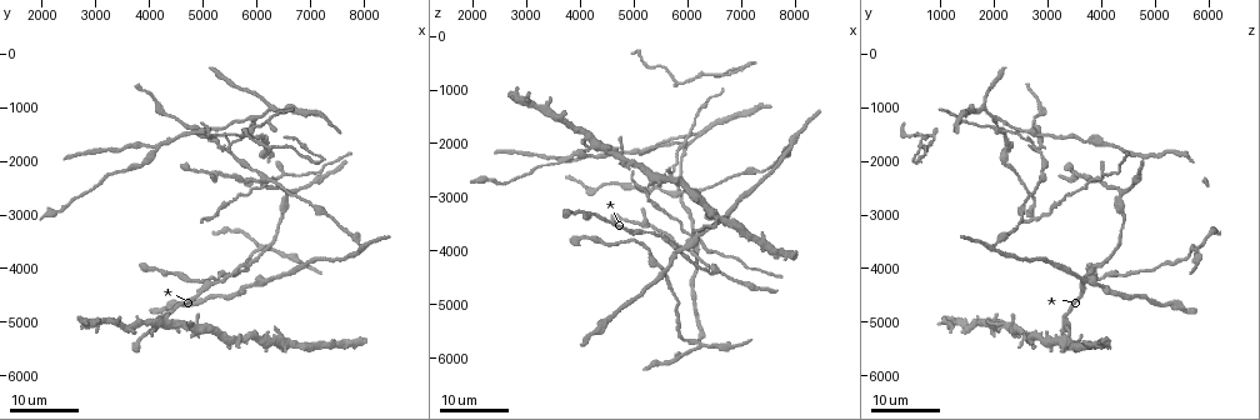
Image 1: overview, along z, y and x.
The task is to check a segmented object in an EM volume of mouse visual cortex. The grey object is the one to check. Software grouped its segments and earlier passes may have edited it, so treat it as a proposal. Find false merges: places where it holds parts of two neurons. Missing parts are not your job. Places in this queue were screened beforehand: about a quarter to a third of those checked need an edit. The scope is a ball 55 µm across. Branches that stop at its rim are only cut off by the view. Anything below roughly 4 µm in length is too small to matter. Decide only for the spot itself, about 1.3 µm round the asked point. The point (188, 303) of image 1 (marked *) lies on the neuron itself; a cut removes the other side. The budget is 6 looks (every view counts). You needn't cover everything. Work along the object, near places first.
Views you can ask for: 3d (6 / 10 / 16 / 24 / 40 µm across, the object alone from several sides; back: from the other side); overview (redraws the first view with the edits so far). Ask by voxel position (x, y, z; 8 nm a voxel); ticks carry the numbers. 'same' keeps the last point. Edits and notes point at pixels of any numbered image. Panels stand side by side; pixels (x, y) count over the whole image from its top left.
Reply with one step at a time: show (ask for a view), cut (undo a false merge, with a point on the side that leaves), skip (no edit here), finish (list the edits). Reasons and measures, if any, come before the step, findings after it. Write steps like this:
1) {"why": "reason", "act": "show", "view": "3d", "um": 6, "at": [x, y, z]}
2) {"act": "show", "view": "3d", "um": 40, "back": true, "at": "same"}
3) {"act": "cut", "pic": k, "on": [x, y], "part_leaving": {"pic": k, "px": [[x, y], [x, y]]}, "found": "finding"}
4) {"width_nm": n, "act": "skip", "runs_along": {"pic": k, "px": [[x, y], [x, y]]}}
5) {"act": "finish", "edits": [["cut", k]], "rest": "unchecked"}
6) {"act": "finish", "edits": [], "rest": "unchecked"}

{"why": "thin arm on a thick one", "act": "show", "view": "3d", "um": 24, "at": [6650, 5400, 3350]}

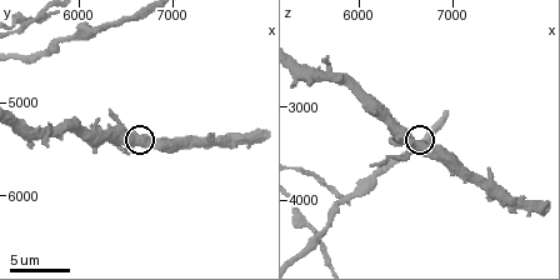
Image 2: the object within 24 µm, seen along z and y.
{"act": "show", "view": "3d", "um": 10, "at": [6600, 5400, 3400]}

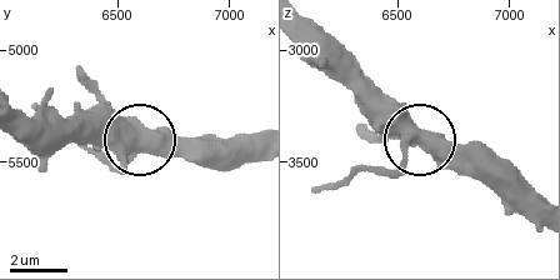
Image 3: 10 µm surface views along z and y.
{"width_nm": 450, "act": "skip", "found": "all the same neuron"}

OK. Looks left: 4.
{"act": "show", "view": "3d", "um": 24, "at": [6150, 1700, 4050]}

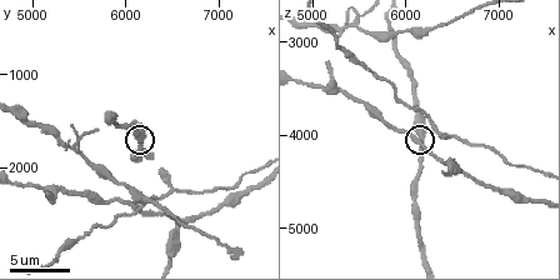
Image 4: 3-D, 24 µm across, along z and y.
{"act": "show", "view": "3d", "um": 6, "at": "same"}

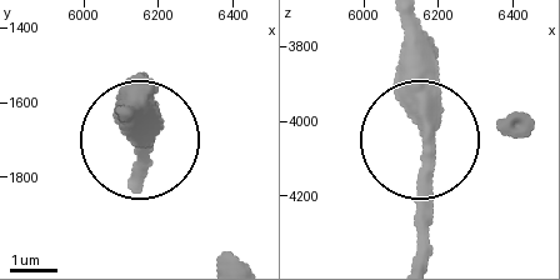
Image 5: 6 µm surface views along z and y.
{"act": "show", "view": "3d", "um": 6, "back": true, "at": "same"}

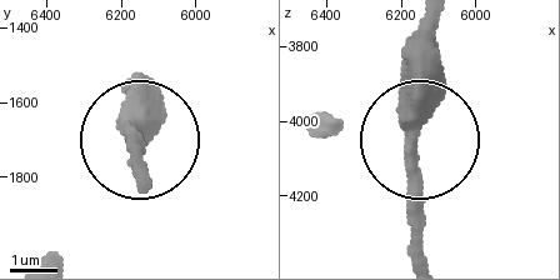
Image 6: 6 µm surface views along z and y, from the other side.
{"width_nm": 440, "act": "skip", "runs_along": {"pic": 6, "px": [[429, 23], [416, 258]]}, "found": "all the same neuron"}

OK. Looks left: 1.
{"why": "three arms meet", "act": "show", "view": "3d", "um": 10, "at": [6450, 2250, 4000]}

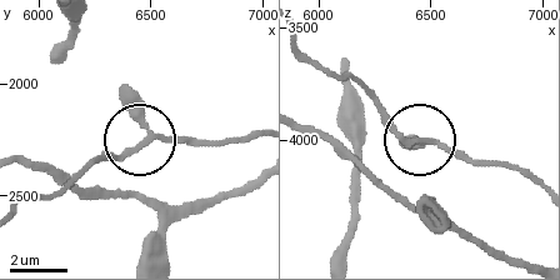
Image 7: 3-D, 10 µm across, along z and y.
{"act": "skip", "found": "continuous, no second neuron"}

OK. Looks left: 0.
{"act": "finish", "edits": [], "rest": "unchecked"}

